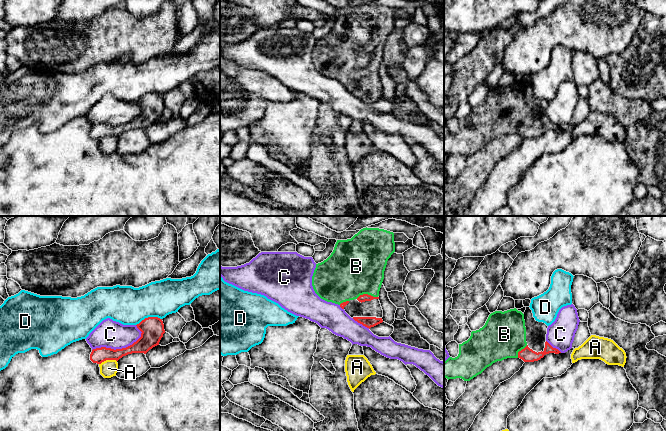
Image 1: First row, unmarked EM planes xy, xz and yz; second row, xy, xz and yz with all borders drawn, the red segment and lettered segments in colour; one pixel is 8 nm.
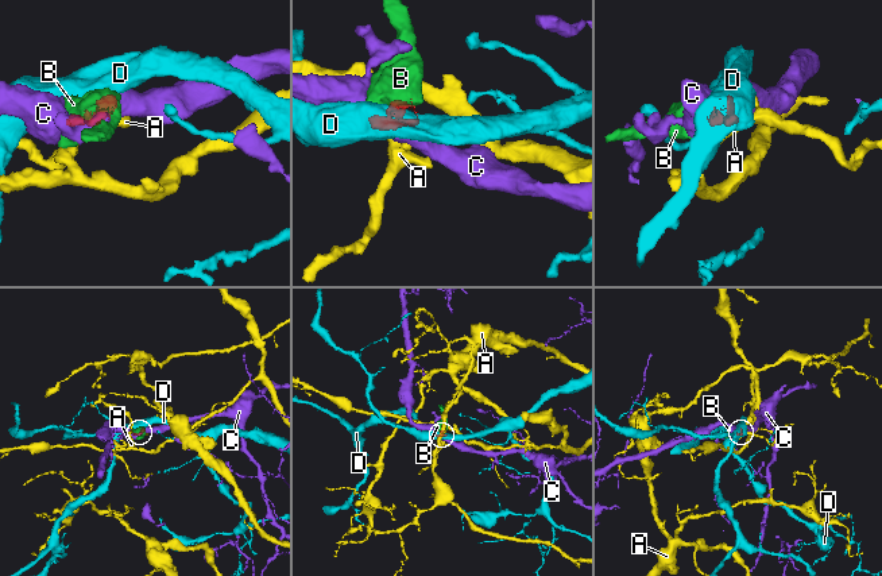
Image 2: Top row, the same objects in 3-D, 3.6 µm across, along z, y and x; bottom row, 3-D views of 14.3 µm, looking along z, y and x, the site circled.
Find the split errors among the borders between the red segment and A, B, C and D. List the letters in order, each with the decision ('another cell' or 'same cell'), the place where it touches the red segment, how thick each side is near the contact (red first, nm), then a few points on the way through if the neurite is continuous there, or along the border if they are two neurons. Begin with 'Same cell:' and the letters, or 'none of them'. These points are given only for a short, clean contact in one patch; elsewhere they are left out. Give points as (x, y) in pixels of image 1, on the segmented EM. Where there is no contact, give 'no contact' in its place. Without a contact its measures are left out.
Same cell: B
A: another cell | xy (107, 359) | 120/140 nm | along xy (116, 360), (104, 360), (99, 364)
B: same cell | xz (366, 294) | 60/460 nm
C: another cell | xy (118, 349) | 140/220 nm
D: another cell | xy (148, 317) | 190/300 nm | along xy (161, 318), (145, 317), (136, 325)

